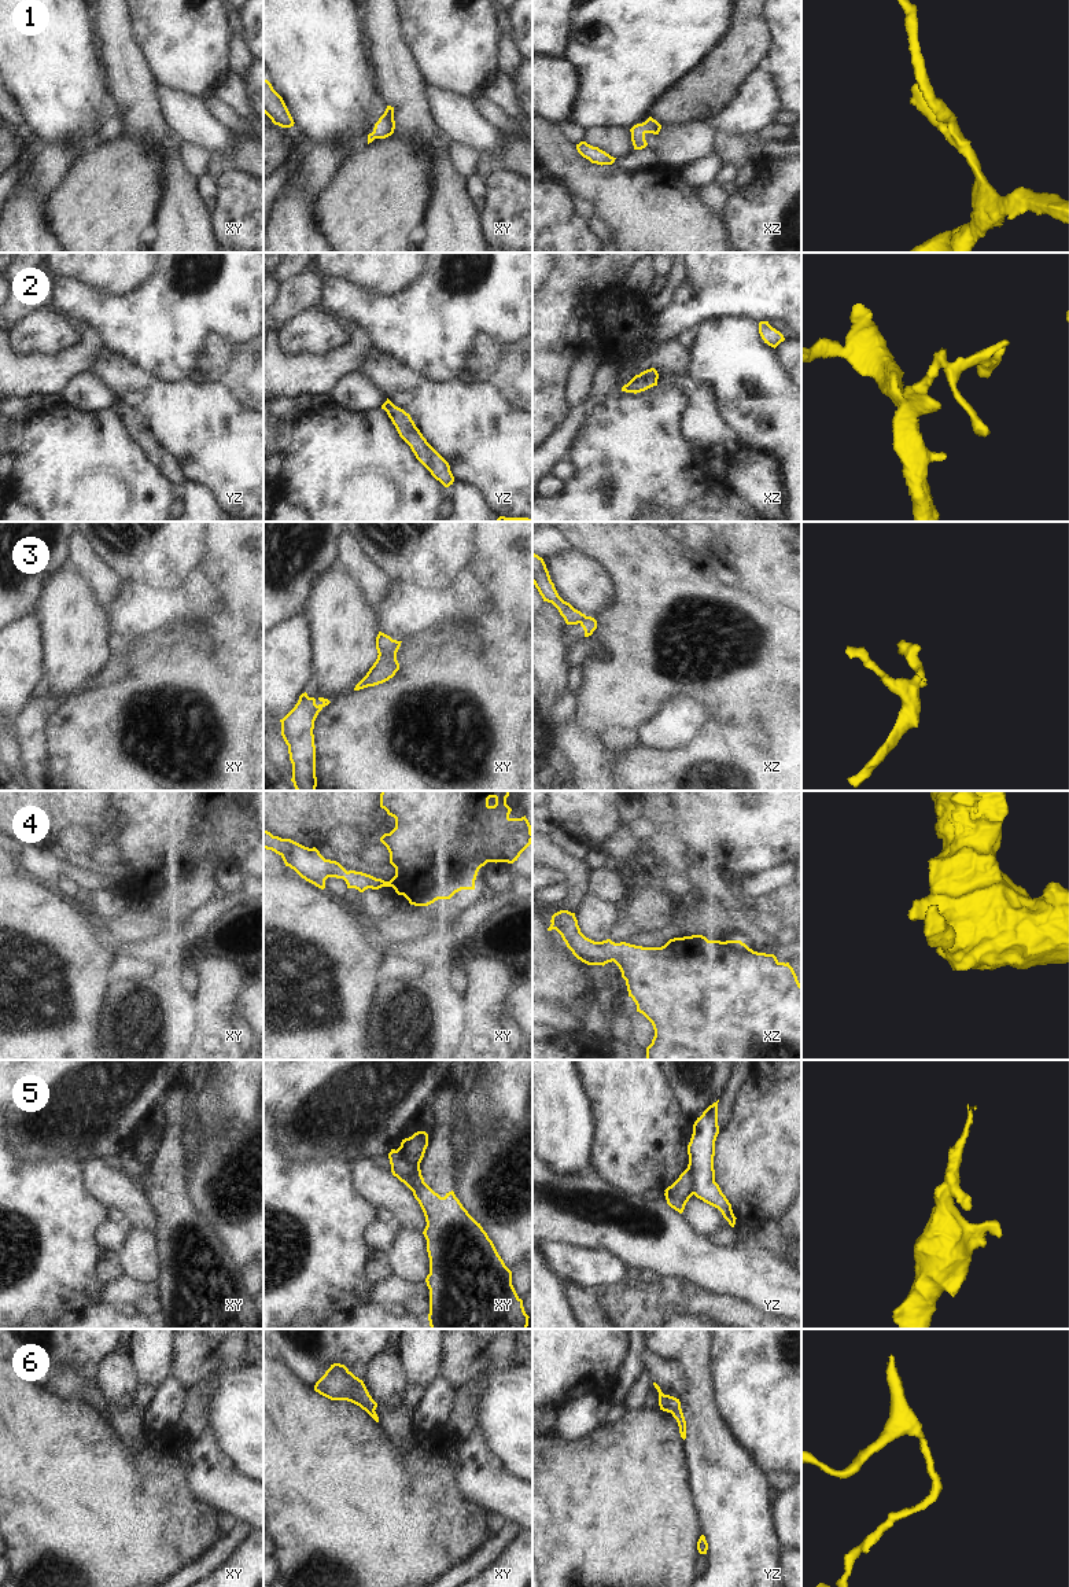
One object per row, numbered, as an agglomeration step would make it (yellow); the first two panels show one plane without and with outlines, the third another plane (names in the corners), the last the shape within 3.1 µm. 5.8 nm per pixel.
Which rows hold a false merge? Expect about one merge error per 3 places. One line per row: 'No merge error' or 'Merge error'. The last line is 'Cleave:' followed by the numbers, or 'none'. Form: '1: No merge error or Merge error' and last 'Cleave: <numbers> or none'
1: No merge error
2: No merge error
3: Merge error
4: No merge error
5: Merge error
6: No merge error
Cleave: 3, 5.

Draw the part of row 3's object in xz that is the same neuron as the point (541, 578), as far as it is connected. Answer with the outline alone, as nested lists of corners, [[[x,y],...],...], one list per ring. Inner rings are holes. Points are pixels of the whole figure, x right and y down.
[[[532,552],[532,583],[538,589],[543,601],[552,603],[564,618],[567,625],[580,623],[586,615],[575,610],[569,603],[564,601],[550,579],[549,571],[542,557]]]

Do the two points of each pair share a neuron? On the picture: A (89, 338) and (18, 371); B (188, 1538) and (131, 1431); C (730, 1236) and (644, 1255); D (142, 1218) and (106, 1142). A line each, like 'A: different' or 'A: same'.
A: same
B: different
C: different
D: different

